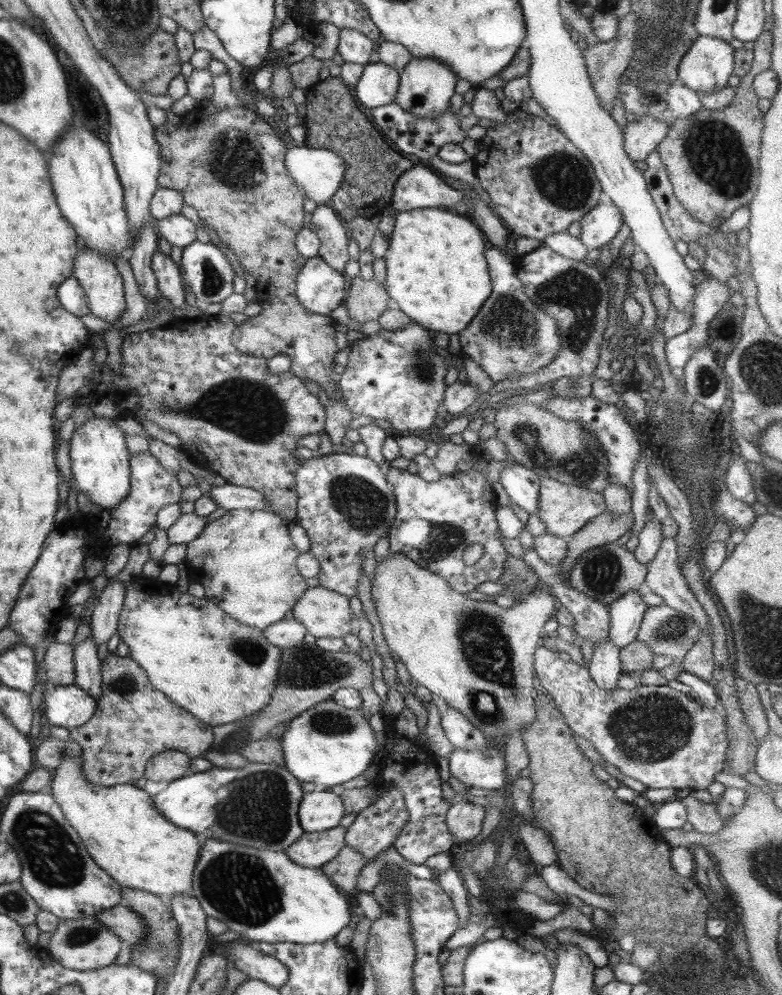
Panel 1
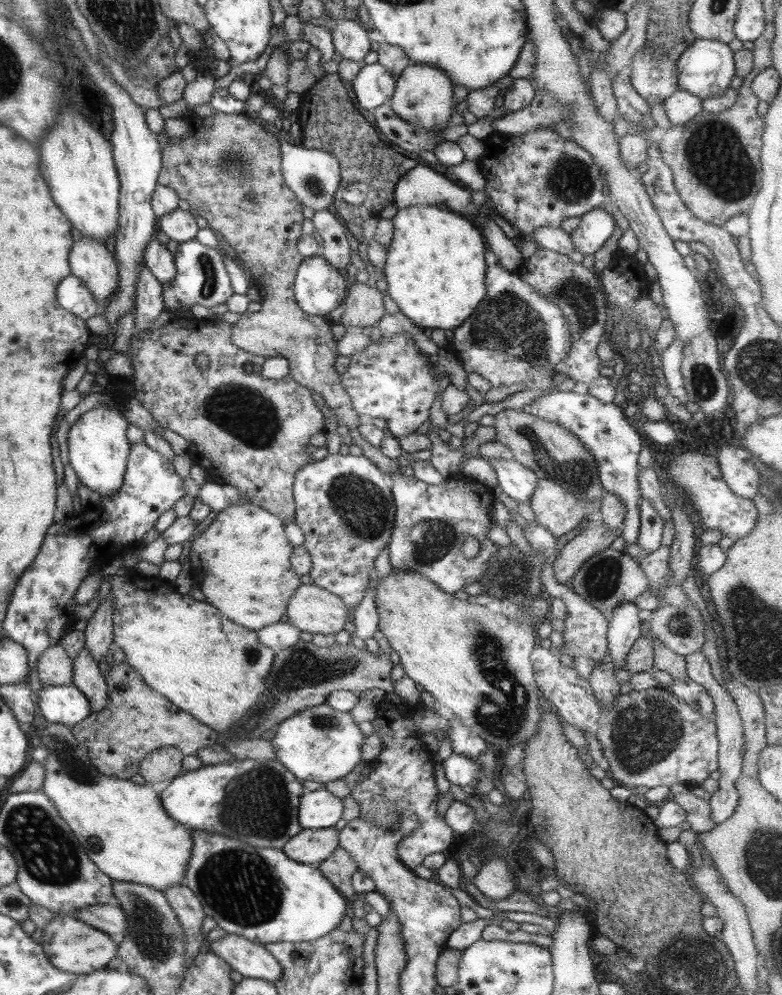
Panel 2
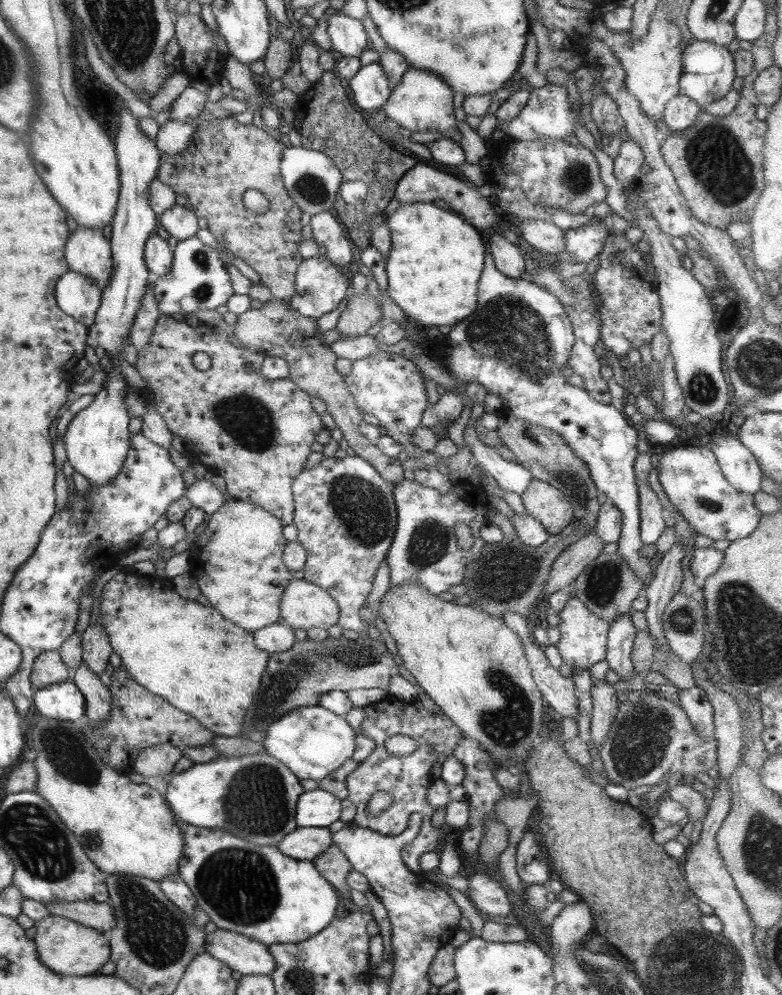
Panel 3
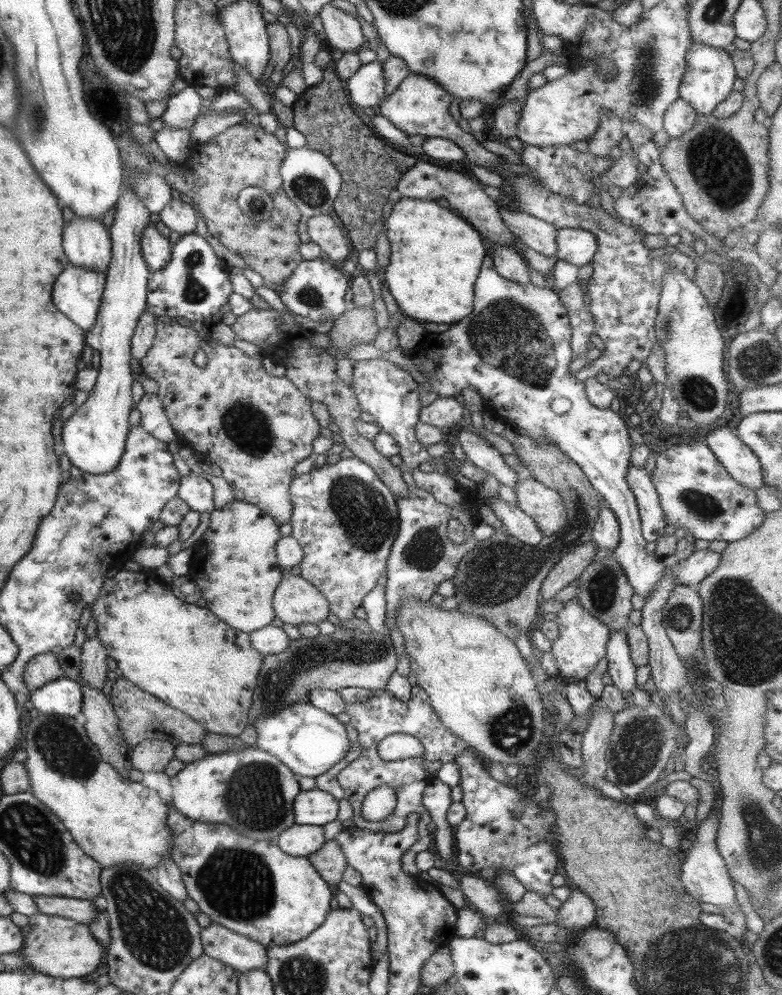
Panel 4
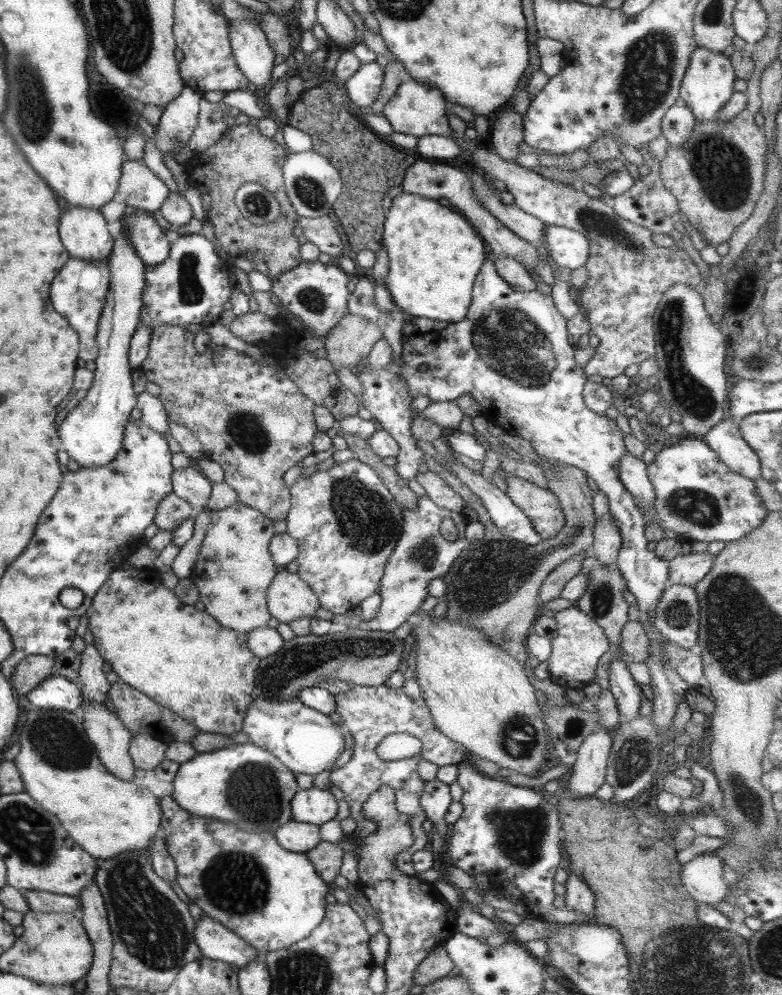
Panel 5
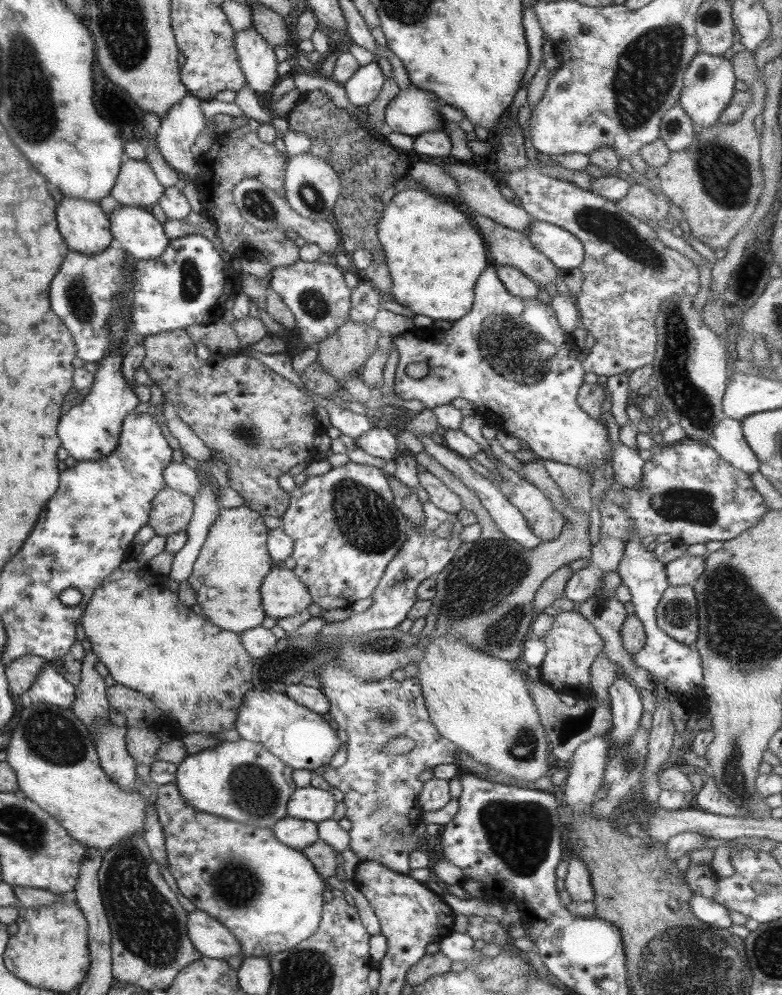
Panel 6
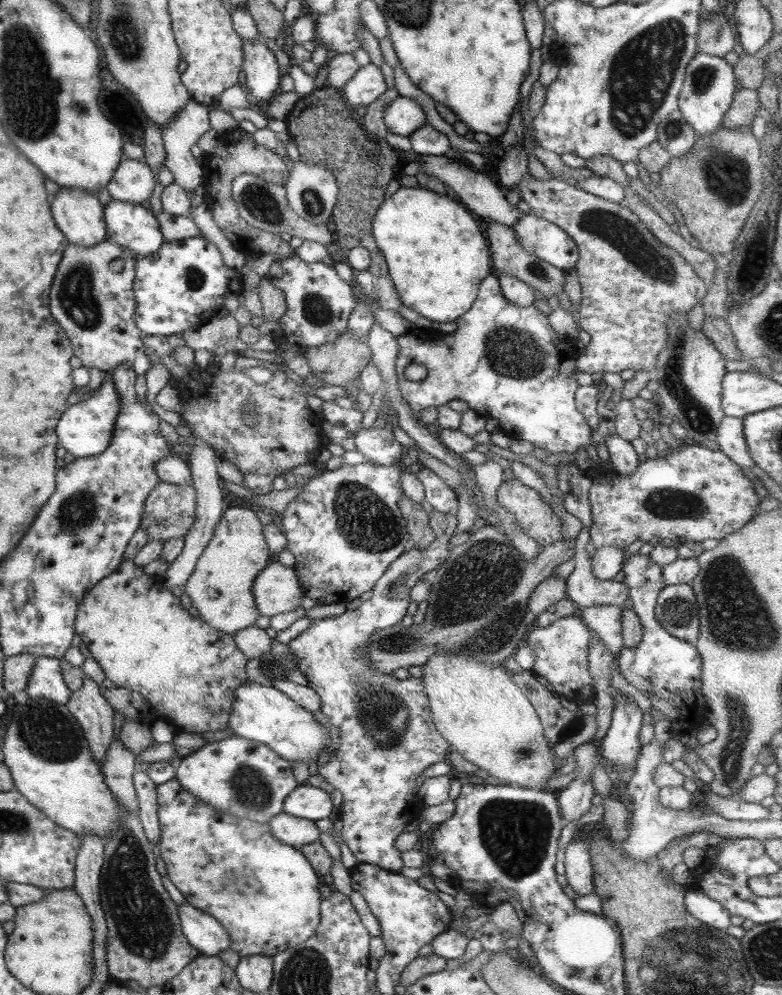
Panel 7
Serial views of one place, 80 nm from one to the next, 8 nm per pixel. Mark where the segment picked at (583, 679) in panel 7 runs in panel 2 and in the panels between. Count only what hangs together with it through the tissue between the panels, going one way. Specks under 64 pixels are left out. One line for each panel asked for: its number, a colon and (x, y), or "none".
2: (584, 632)
3: (582, 642)
4: (581, 642)
5: (574, 652)
6: (571, 643)

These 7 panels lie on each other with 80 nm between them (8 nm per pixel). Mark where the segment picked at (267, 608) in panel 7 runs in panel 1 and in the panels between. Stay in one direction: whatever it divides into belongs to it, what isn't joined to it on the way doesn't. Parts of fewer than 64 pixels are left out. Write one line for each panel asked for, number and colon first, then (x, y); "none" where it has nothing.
1: (324, 614)
2: (310, 609)
3: (303, 605)
4: (295, 601)
5: (288, 598)
6: (282, 594)

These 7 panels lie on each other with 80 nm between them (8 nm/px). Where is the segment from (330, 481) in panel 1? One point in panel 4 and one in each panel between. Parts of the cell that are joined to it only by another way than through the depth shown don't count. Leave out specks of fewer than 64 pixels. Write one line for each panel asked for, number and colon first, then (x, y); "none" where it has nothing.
2: (343, 505)
3: (344, 513)
4: (345, 519)

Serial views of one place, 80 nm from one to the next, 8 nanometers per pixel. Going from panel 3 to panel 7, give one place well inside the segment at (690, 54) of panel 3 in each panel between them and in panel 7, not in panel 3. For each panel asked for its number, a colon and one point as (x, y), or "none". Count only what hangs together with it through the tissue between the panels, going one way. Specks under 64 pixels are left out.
4: (709, 74)
5: (707, 84)
6: (707, 86)
7: (707, 91)

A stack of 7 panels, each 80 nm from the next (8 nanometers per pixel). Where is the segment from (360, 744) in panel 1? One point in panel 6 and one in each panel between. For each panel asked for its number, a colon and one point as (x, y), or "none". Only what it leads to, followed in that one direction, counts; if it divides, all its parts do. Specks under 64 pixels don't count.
2: (319, 744)
3: (310, 741)
4: (308, 741)
5: (305, 741)
6: (300, 738)

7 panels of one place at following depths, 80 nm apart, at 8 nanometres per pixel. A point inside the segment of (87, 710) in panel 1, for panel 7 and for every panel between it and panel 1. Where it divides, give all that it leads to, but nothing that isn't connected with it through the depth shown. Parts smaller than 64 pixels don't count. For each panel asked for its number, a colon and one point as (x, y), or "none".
2: (65, 704)
3: (62, 701)
4: (63, 697)
5: (55, 692)
6: (49, 686)
7: (45, 681)

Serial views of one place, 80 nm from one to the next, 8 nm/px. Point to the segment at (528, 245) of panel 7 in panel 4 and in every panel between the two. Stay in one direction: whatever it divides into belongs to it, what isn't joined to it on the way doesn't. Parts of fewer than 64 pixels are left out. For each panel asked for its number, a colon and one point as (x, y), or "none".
4: (575, 246)
5: (568, 249)
6: (565, 252)

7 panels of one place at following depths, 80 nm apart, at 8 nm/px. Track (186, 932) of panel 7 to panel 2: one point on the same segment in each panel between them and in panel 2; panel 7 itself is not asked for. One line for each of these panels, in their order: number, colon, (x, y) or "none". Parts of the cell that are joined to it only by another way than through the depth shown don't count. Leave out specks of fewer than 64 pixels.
2: (249, 959)
3: (246, 956)
4: (238, 952)
5: (215, 942)
6: (209, 937)

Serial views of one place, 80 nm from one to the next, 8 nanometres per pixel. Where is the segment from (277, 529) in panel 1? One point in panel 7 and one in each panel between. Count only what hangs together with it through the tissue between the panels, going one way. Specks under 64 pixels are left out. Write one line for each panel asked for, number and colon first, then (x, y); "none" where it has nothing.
2: (240, 562)
3: (236, 564)
4: (235, 570)
5: (233, 569)
6: (233, 559)
7: (237, 551)

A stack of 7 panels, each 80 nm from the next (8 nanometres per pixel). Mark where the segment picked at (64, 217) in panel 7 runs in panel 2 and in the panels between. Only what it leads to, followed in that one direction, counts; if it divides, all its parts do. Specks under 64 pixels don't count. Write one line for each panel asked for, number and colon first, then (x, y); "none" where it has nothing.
2: (88, 259)
3: (87, 252)
4: (86, 243)
5: (83, 231)
6: (85, 228)

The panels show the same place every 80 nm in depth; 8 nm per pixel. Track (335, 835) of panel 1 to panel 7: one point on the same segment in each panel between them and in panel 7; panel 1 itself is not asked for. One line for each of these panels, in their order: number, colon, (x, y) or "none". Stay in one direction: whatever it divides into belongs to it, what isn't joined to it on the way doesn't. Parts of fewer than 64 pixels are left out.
2: (309, 846)
3: (304, 843)
4: (296, 840)
5: (293, 836)
6: (296, 834)
7: (290, 830)

